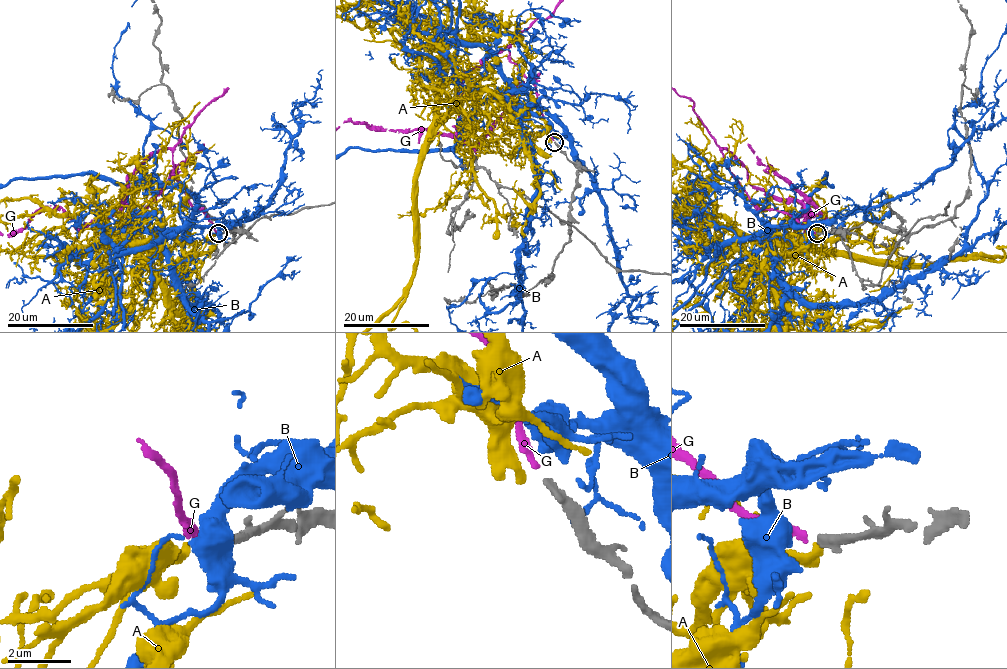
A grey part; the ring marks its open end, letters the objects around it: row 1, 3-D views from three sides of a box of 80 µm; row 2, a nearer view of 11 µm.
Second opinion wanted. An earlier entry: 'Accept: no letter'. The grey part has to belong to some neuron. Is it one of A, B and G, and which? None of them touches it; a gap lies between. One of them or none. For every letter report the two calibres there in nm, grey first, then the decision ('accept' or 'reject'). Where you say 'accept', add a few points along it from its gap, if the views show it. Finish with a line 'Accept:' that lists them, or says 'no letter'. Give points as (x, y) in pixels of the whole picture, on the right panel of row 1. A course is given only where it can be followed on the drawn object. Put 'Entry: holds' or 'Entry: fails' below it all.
A: calibres 280 and 260 nm; reject
B: calibres 280 and 700 nm; reject
G: calibres 280 and 200 nm; accept
Accept: G
Entry: fails

